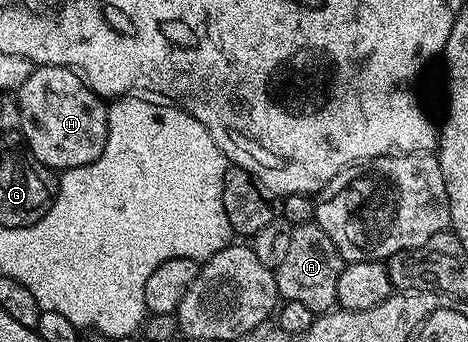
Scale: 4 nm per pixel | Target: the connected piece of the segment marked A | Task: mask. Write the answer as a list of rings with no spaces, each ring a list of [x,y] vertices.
[[[296,224],[284,262],[280,262],[276,270],[279,297],[283,301],[300,302],[316,314],[329,312],[338,302],[336,286],[343,267],[342,252],[336,250],[336,242],[332,242],[332,238],[328,238],[318,224]]]

